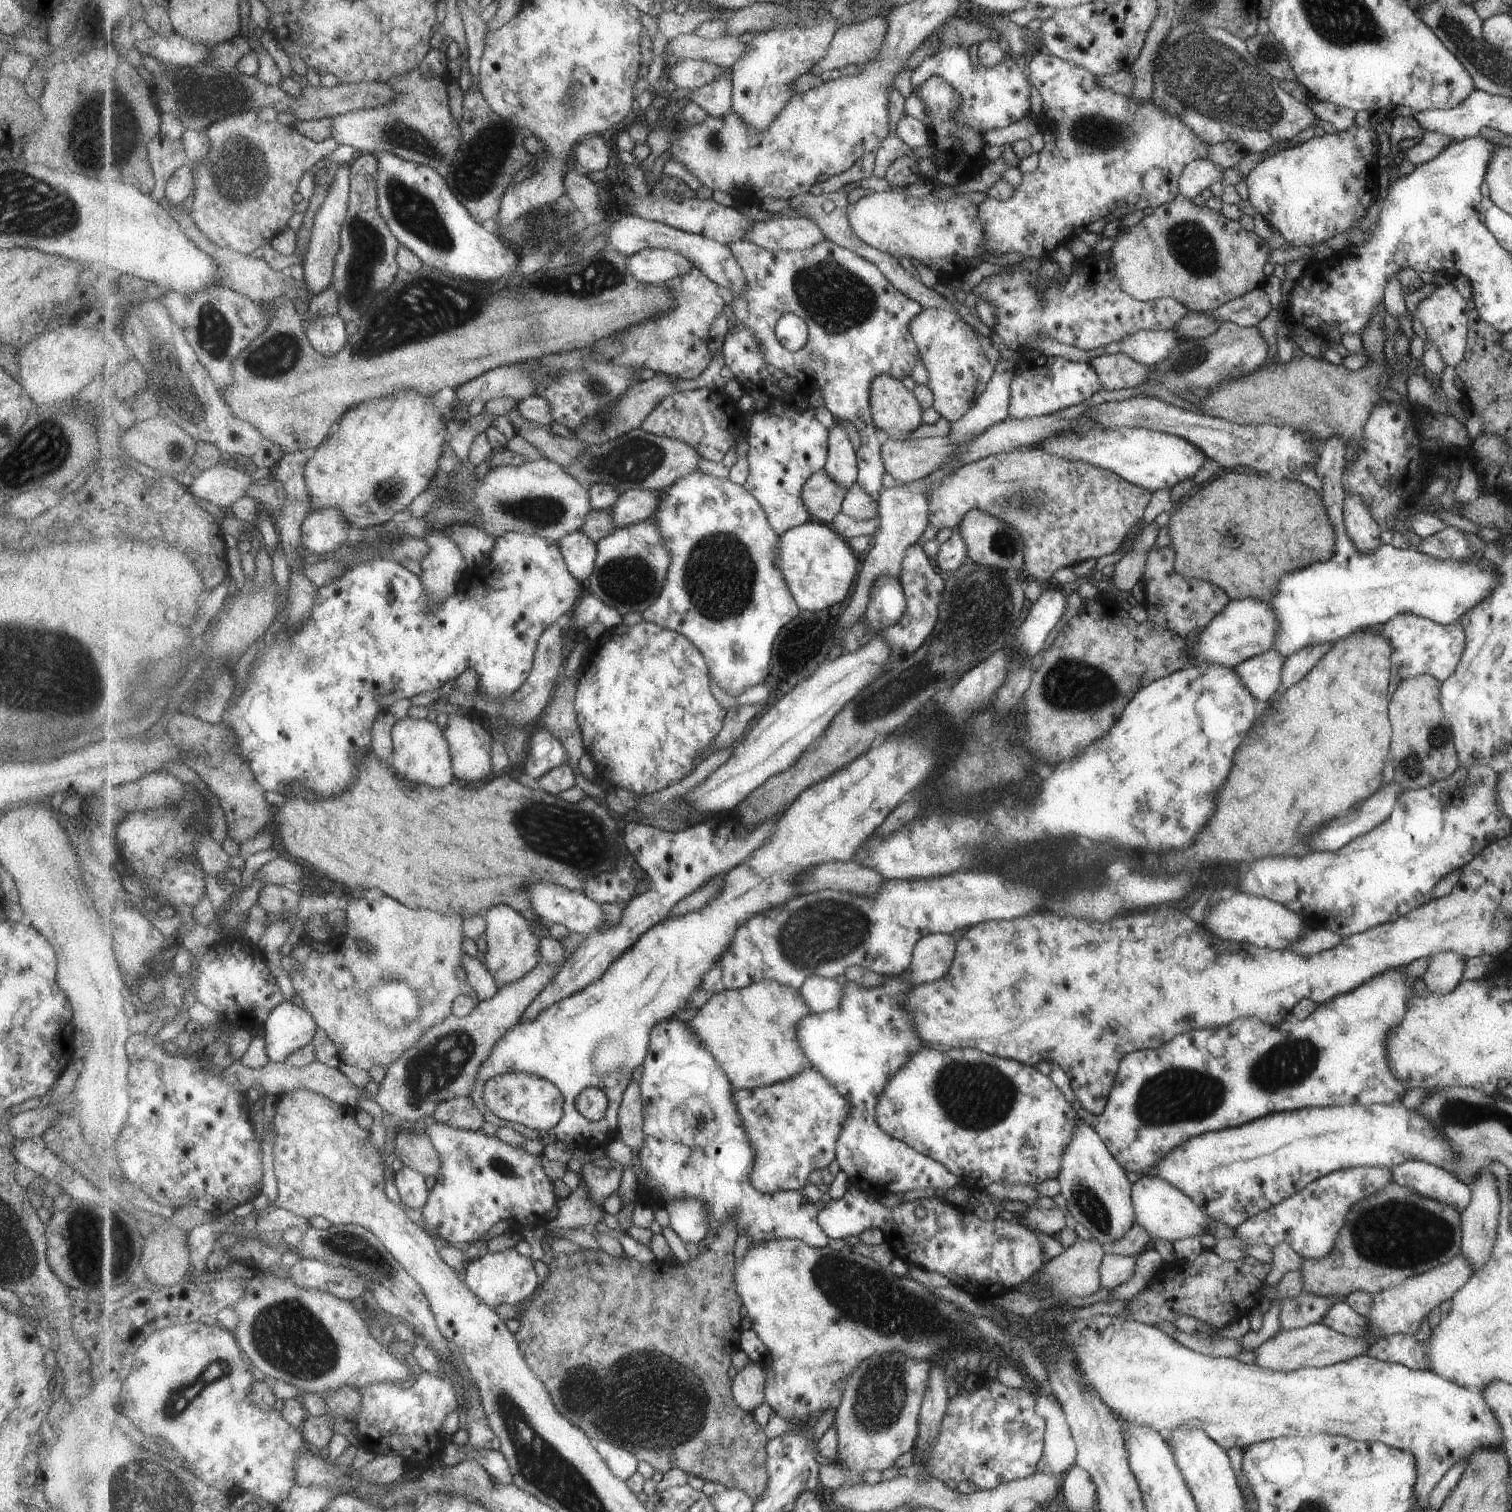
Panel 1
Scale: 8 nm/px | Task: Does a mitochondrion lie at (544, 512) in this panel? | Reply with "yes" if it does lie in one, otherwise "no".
yes

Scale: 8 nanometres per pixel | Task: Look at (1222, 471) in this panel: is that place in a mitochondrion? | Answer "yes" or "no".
no

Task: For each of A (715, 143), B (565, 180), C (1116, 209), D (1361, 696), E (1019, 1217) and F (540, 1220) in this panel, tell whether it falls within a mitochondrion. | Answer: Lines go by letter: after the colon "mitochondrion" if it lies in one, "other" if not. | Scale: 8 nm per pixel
A: mitochondrion
B: other
C: other
D: other
E: other
F: other

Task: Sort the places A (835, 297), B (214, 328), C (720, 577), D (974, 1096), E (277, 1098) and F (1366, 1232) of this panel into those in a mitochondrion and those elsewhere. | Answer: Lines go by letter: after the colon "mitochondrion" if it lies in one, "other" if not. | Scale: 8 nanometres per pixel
A: mitochondrion
B: mitochondrion
C: mitochondrion
D: mitochondrion
E: other
F: mitochondrion

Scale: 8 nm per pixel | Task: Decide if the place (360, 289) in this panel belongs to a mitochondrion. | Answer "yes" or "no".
yes

